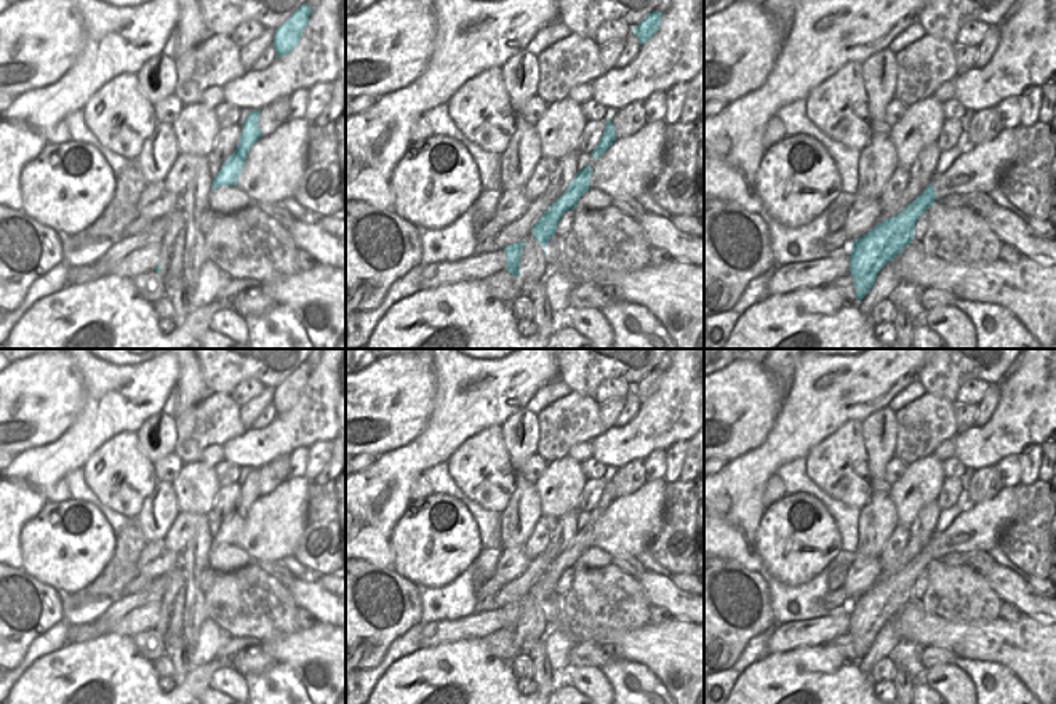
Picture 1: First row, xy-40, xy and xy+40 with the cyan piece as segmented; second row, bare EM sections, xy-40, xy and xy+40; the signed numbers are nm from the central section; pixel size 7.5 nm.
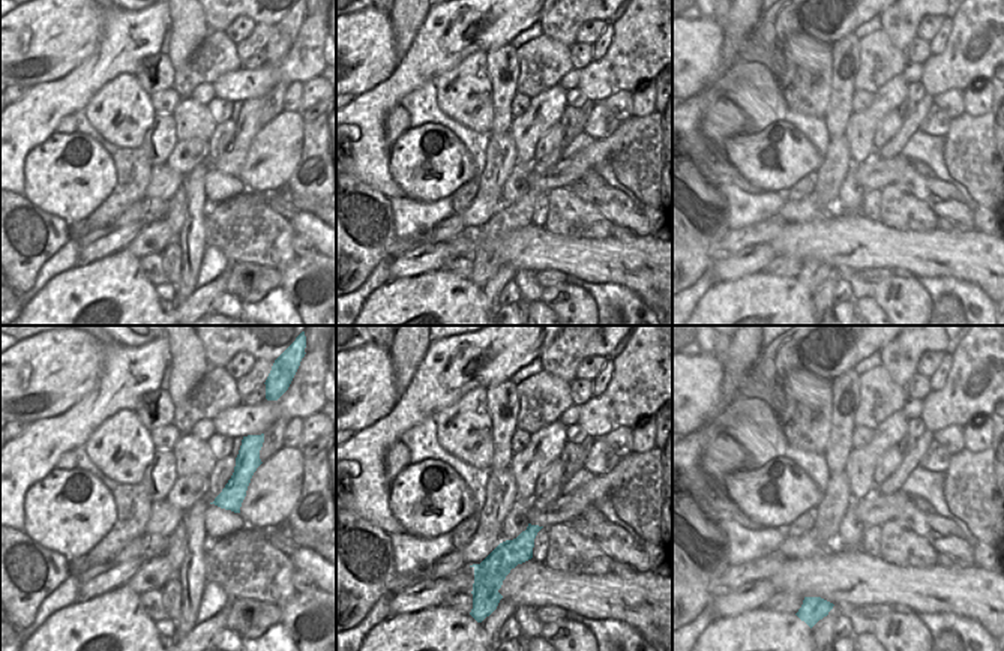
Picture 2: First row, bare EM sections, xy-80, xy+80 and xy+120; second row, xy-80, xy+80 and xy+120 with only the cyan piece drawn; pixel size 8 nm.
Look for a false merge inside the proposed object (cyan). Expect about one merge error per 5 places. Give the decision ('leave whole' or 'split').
split

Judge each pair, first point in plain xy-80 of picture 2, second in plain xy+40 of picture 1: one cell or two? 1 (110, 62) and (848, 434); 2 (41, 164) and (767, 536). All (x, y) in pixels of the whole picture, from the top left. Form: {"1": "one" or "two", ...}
{"1": "two", "2": "one"}

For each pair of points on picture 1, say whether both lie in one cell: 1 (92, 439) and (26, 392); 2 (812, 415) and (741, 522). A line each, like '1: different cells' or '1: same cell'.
1: different cells
2: same cell

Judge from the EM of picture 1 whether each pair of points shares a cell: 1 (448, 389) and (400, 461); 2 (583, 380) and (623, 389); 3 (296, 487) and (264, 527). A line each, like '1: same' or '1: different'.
1: same
2: different
3: same

